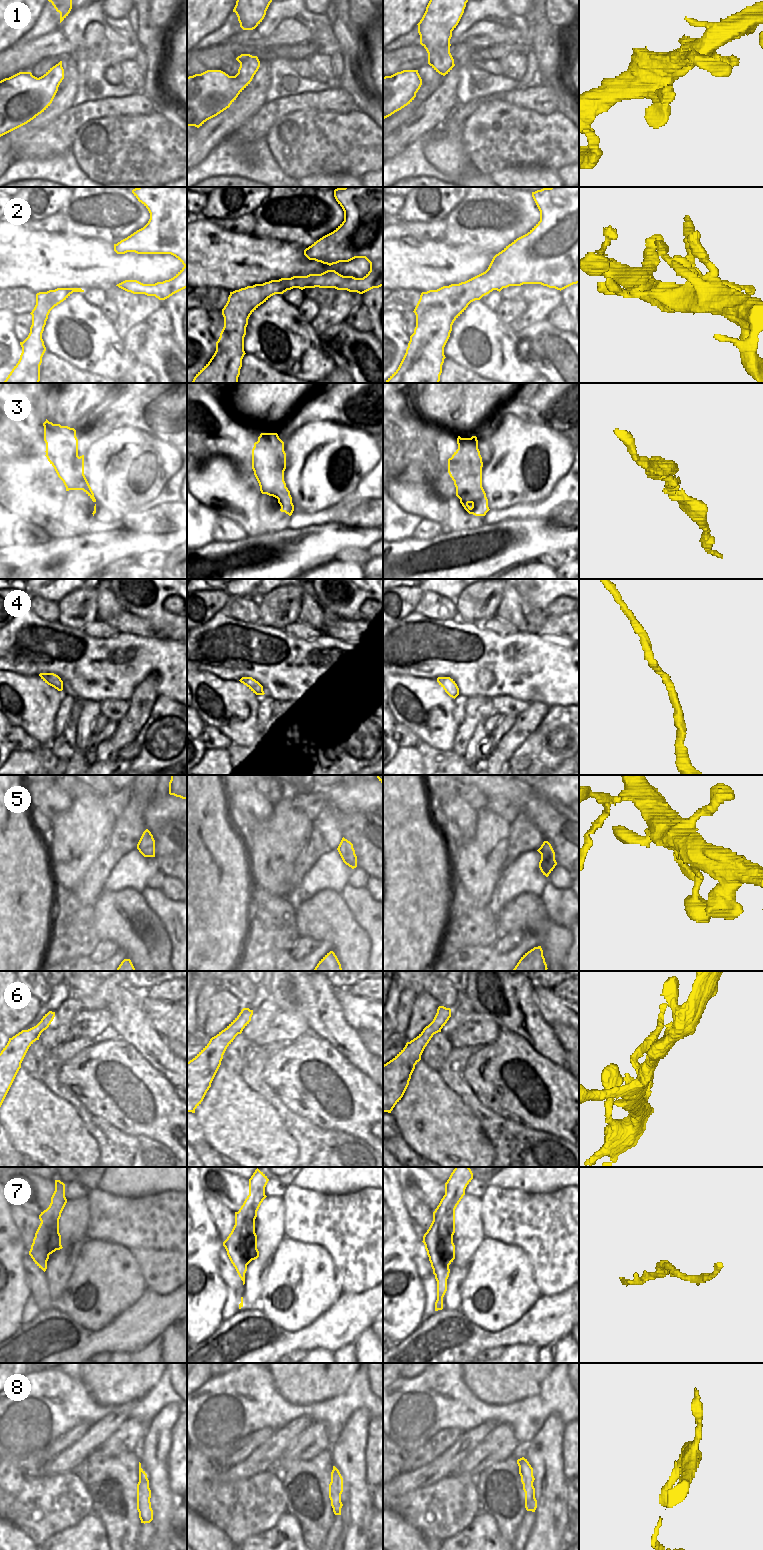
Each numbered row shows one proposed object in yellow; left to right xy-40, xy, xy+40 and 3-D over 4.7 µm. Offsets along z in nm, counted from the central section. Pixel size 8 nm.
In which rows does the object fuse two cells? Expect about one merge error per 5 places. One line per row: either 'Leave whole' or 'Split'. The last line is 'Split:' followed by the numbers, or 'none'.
1: Leave whole
2: Leave whole
3: Leave whole
4: Leave whole
5: Leave whole
6: Leave whole
7: Leave whole
8: Leave whole
Split: none

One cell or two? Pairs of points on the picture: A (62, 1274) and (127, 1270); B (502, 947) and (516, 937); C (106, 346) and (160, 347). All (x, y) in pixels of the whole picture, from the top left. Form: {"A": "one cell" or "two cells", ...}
{"A": "two cells", "B": "one cell", "C": "two cells"}

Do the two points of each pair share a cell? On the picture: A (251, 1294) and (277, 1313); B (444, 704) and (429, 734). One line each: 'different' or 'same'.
A: different
B: same

